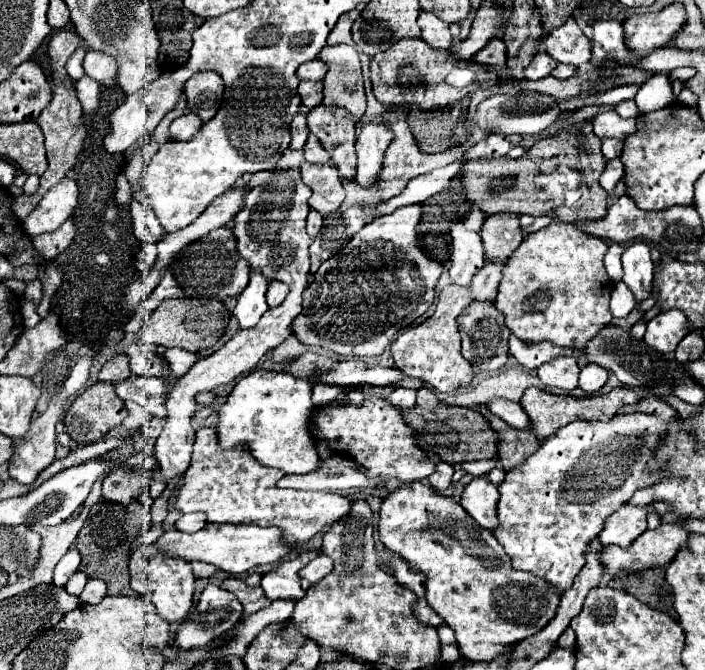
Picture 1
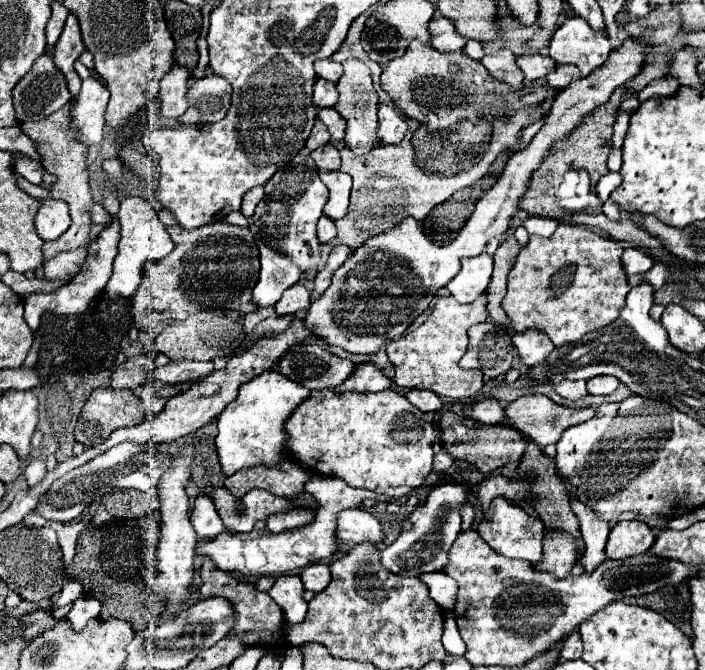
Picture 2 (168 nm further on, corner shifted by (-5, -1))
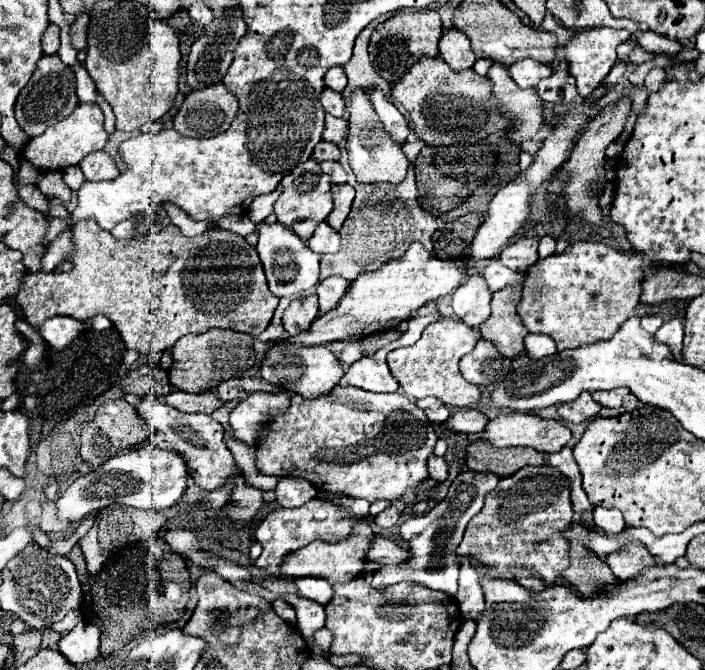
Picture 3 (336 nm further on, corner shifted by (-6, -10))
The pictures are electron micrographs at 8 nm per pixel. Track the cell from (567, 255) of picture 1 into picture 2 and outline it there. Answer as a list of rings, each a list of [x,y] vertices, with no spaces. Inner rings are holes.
[[[559,223],[559,227],[551,237],[531,235],[529,243],[521,249],[513,269],[509,271],[507,293],[501,301],[509,317],[509,329],[515,333],[537,329],[545,333],[555,347],[561,347],[565,343],[579,341],[585,333],[597,331],[599,327],[613,323],[623,309],[627,291],[631,289],[627,285],[627,277],[623,275],[623,269],[619,263],[621,253],[623,253],[623,247],[619,241],[581,225]]]

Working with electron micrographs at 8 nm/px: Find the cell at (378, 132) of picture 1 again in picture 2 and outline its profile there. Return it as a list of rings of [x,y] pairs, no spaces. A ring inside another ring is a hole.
[[[379,105],[379,127],[377,127],[379,145],[401,143],[405,131],[407,131],[407,123],[397,109],[391,105]]]

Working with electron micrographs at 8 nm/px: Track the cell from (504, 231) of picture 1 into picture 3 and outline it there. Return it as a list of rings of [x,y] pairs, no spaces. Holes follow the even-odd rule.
[[[520,284],[496,292],[492,296],[492,316],[480,326],[482,338],[492,342],[504,358],[516,358],[524,352],[524,336],[528,334],[528,328],[518,314],[520,296]]]

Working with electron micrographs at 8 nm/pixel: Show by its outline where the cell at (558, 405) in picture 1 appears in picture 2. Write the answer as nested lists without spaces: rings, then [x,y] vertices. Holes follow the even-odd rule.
[[[533,393],[533,395],[523,395],[519,399],[515,399],[513,403],[507,405],[505,409],[505,415],[507,415],[507,421],[519,429],[519,433],[523,433],[525,437],[529,435],[531,441],[535,441],[537,445],[545,447],[549,443],[557,443],[561,433],[571,427],[571,425],[577,425],[577,423],[585,423],[589,421],[595,413],[597,413],[597,405],[589,405],[589,407],[565,407],[565,405],[559,405],[555,401],[551,401],[549,397],[545,395],[539,395],[539,393]]]

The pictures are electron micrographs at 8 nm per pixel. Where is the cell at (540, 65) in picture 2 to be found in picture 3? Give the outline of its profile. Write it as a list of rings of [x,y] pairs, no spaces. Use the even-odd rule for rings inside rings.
[[[524,58],[524,60],[518,60],[518,62],[510,64],[508,72],[520,88],[530,88],[530,86],[536,86],[542,78],[548,78],[552,74],[552,68],[538,62],[538,60]]]

